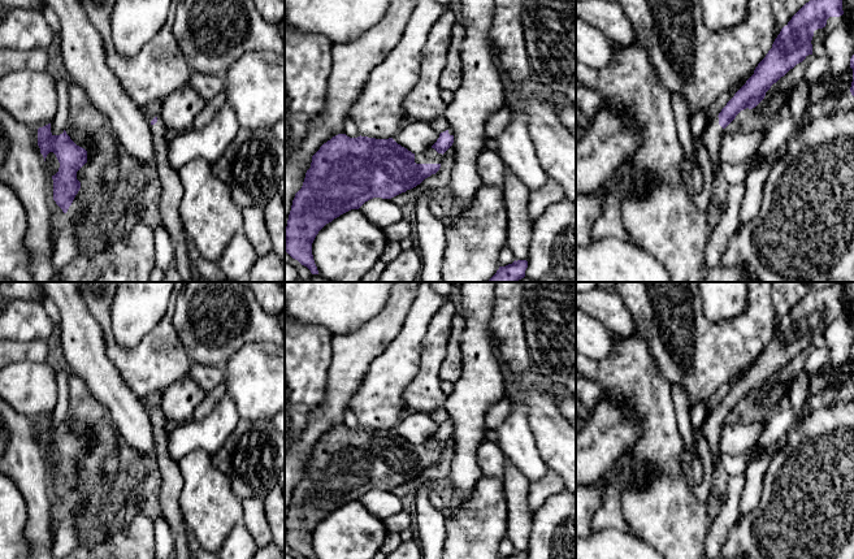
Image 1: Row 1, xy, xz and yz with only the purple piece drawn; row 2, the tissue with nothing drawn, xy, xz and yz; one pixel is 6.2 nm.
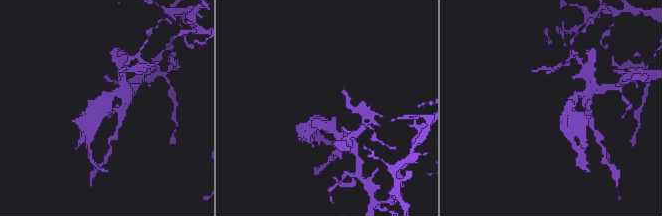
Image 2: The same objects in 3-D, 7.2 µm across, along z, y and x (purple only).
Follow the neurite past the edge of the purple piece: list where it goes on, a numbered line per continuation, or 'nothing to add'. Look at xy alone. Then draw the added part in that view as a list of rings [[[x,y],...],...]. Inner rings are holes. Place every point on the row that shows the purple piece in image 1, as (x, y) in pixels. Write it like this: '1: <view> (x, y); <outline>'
1: xy (170, 199); [[[160,116],[157,117],[157,122],[151,125],[156,151],[155,166],[159,169],[162,187],[159,209],[161,224],[175,246],[174,265],[182,282],[214,282],[205,278],[194,278],[194,266],[187,248],[187,234],[179,213],[182,185],[178,172],[169,164],[169,140],[166,138],[166,130],[168,129]]]

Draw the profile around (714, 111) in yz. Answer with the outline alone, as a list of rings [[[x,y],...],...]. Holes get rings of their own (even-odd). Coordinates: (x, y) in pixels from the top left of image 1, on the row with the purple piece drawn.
[[[753,69],[744,79],[732,86],[725,94],[723,94],[710,108],[708,108],[708,125],[715,121],[721,109],[734,96],[734,94],[746,83],[746,81],[754,74]]]

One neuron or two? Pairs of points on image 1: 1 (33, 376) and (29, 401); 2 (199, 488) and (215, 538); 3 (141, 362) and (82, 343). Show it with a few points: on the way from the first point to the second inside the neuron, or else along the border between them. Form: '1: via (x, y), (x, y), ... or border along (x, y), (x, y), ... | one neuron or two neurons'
1: via (33, 382), (30, 394) | one neuron
2: via (207, 501), (211, 508), (211, 525) | one neuron
3: border along (96, 320), (102, 330), (105, 354), (121, 376) | two neurons

